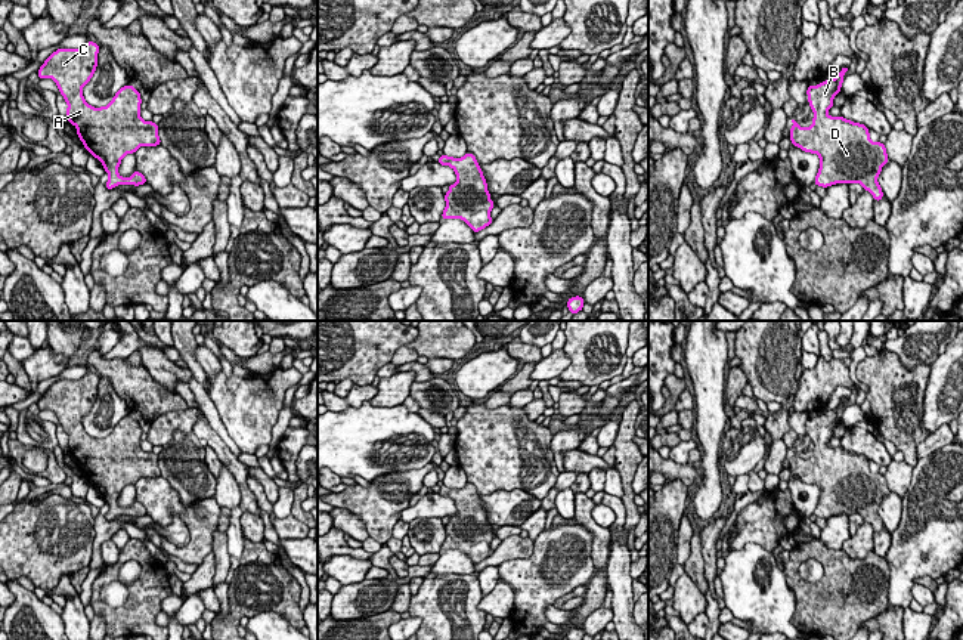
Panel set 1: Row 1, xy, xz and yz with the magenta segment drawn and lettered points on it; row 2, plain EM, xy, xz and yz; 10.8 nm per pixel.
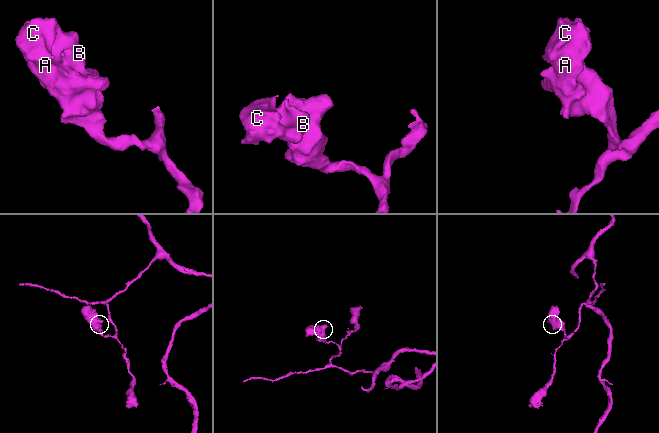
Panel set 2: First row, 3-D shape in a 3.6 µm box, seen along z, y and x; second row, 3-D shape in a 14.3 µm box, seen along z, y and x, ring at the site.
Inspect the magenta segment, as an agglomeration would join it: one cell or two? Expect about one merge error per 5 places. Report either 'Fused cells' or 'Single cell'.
Single cell

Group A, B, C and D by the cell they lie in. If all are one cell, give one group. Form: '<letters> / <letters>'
A B C D

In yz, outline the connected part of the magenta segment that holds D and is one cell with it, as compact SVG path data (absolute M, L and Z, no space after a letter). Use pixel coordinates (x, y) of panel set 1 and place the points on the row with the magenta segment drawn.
M842 68L835 78L808 86L808 103L814 112L812 124L803 129L792 120L790 142L803 152L820 157L820 168L814 179L817 186L860 183L874 201L880 201L883 191L877 177L882 167L889 163L885 143L873 142L864 124L827 114L835 105L833 98L840 93L846 71L848 68Z

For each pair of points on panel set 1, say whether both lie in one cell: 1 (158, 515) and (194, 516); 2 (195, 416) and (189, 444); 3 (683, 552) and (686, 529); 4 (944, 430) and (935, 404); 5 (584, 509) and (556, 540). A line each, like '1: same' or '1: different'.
1: same
2: different
3: same
4: different
5: different

